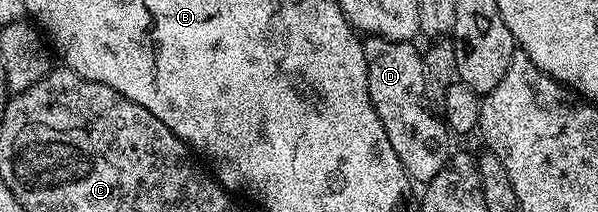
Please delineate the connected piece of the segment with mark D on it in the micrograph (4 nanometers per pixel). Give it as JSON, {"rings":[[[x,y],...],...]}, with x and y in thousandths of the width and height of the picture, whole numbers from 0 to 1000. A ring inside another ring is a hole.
{"rings":[[[632,165],[617,170],[607,198],[609,269],[615,307],[615,439],[635,571],[642,590],[642,627],[649,627],[649,665],[656,665],[656,703],[662,703],[662,741],[669,741],[669,778],[676,778],[681,825],[694,868],[711,873],[744,797],[753,759],[754,623],[744,575],[731,538],[717,524],[714,472],[709,462],[709,307],[706,241],[692,226],[686,193],[669,184],[637,184]]]}

